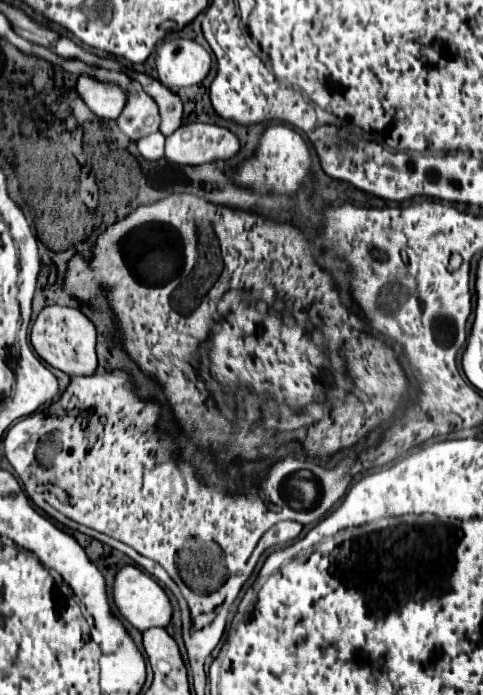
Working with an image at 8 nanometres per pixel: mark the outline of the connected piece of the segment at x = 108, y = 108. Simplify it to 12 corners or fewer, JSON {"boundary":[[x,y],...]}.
{"boundary":[[89,76],[77,92],[99,120],[115,120],[127,98]]}

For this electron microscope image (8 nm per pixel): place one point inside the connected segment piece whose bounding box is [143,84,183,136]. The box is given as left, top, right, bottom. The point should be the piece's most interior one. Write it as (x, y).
(170, 107)

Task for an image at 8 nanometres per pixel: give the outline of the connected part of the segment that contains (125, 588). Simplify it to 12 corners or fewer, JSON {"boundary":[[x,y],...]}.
{"boundary":[[119,568],[113,602],[139,632],[167,626],[171,602],[147,572]]}

